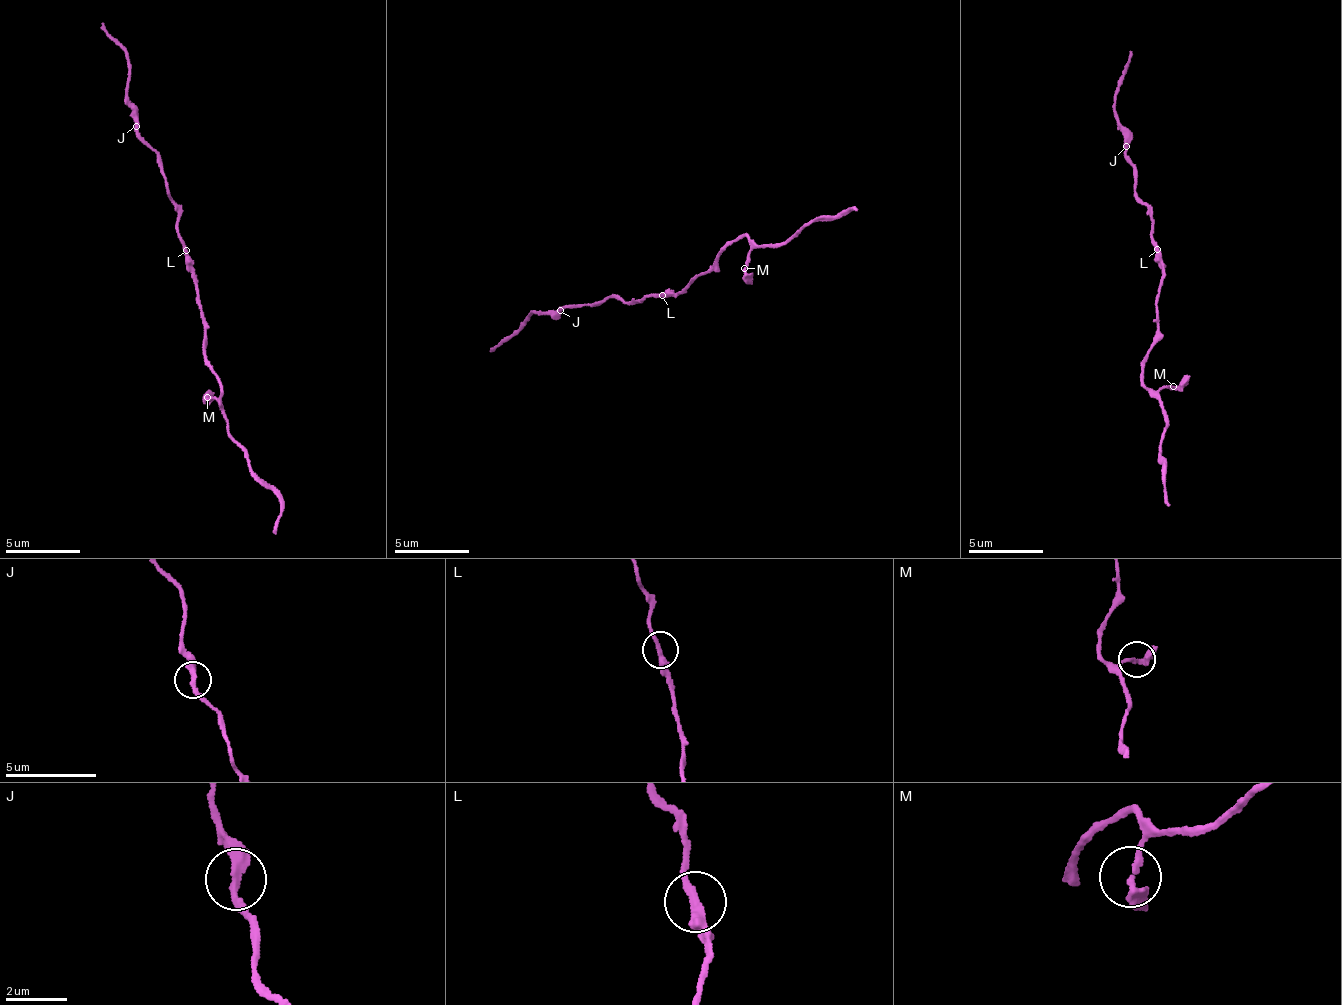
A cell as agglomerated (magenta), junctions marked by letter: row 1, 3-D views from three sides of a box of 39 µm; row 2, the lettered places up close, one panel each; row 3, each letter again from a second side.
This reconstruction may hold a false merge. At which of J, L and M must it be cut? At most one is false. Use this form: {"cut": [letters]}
{"cut": []}

